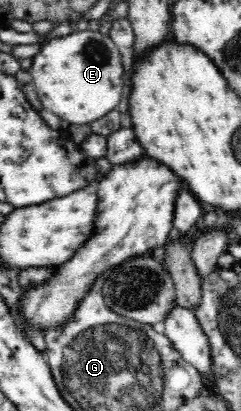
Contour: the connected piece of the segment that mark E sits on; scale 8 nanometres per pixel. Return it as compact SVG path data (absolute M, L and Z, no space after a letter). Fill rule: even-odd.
M82 30L51 39L32 58L29 72L43 107L70 124L96 121L122 101L122 58L110 36L100 31Z

